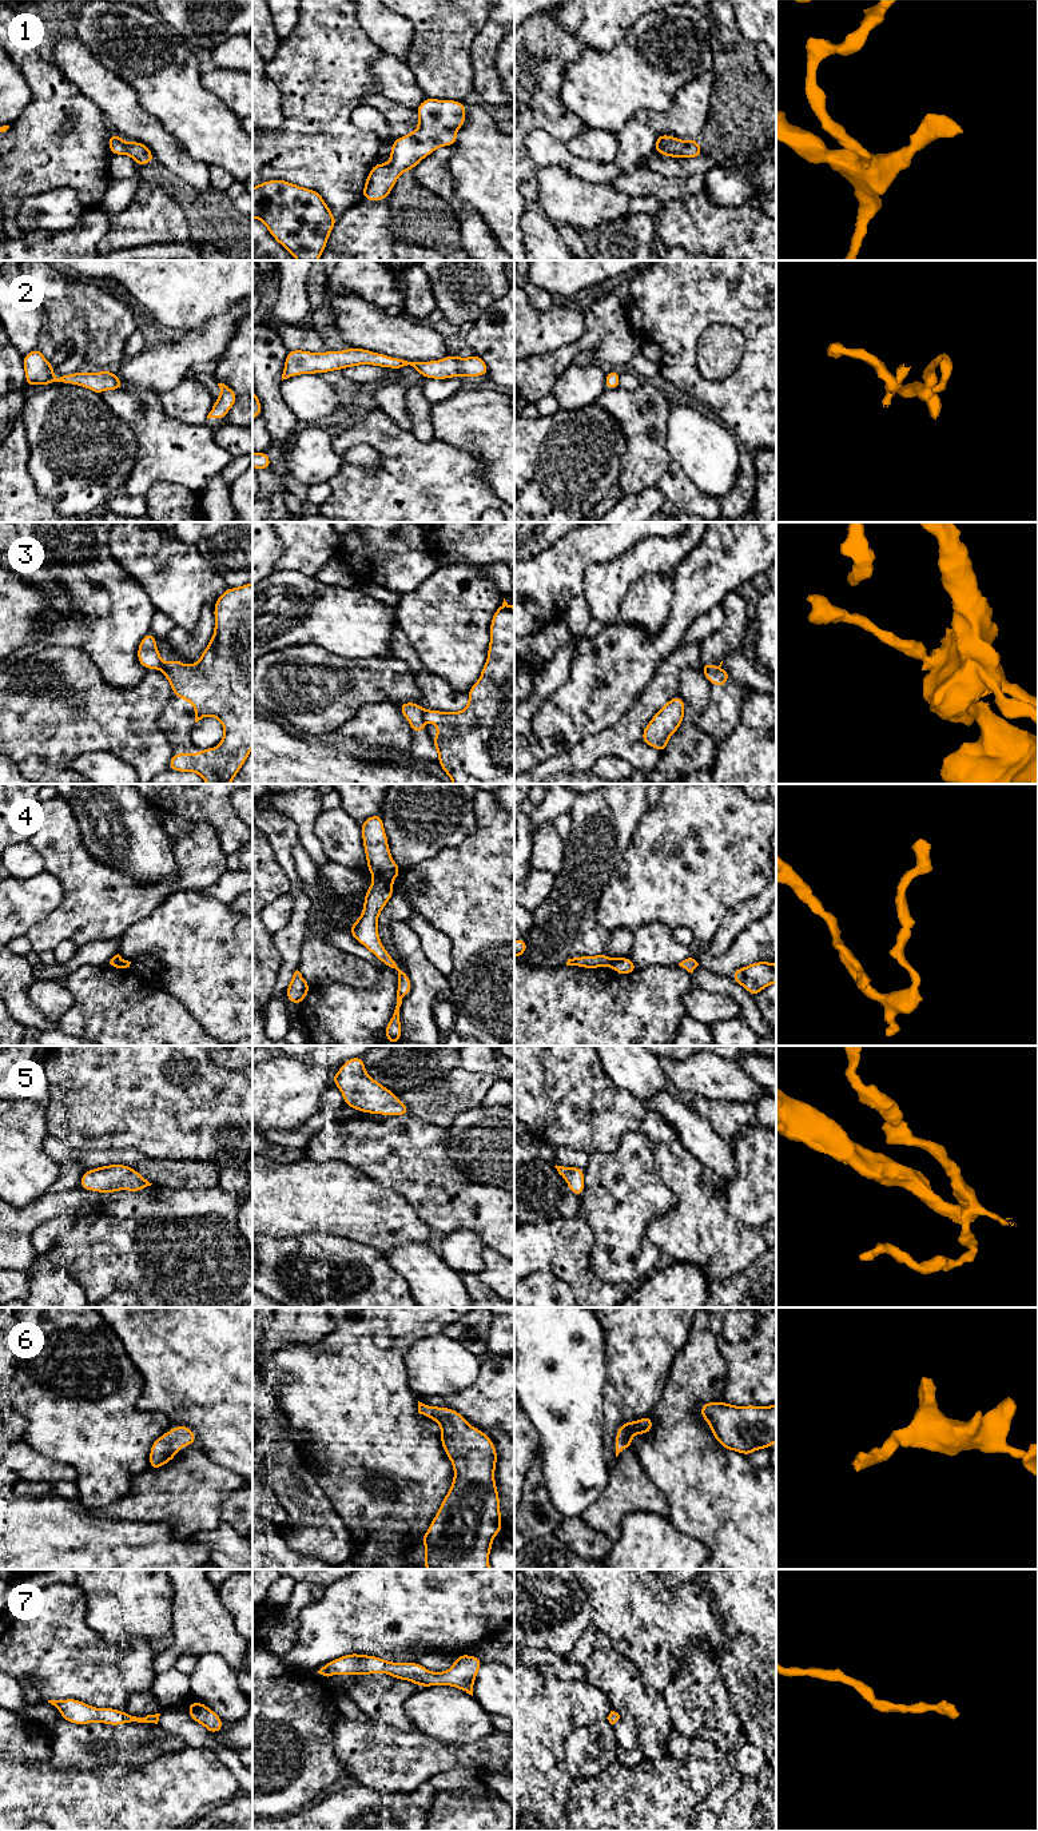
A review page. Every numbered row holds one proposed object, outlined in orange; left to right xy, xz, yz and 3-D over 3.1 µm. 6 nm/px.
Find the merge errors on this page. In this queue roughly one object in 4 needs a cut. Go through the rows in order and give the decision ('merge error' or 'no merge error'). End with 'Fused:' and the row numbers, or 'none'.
1: no merge error
2: no merge error
3: merge error
4: no merge error
5: no merge error
6: no merge error
7: no merge error
Fused: 3

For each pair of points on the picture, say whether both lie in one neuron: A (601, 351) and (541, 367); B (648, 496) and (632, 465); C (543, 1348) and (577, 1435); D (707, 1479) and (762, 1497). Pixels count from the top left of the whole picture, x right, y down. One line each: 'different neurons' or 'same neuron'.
A: same neuron
B: different neurons
C: same neuron
D: same neuron

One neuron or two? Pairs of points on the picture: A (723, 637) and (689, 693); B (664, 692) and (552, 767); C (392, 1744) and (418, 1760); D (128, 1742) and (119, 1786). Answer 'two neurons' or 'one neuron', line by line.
A: two neurons
B: one neuron
C: one neuron
D: two neurons

